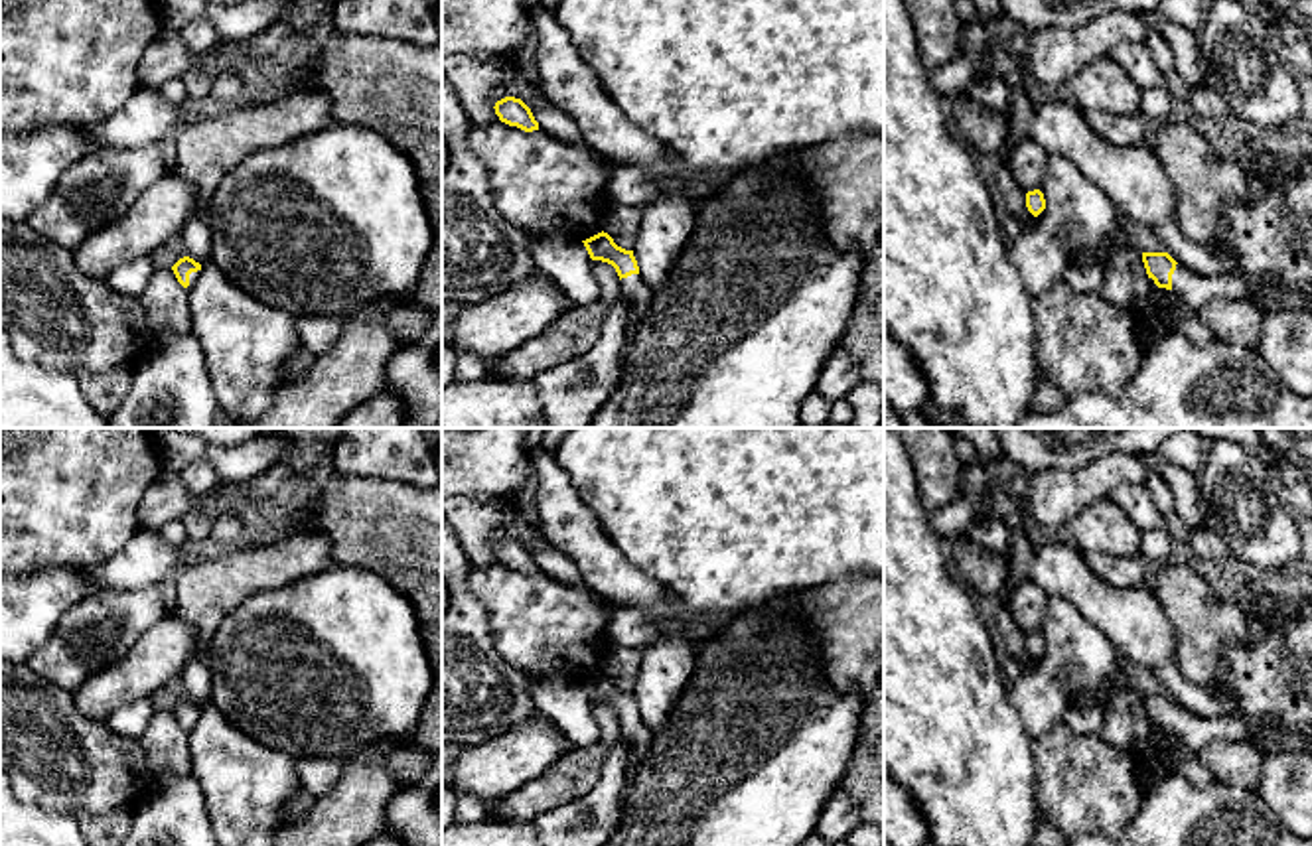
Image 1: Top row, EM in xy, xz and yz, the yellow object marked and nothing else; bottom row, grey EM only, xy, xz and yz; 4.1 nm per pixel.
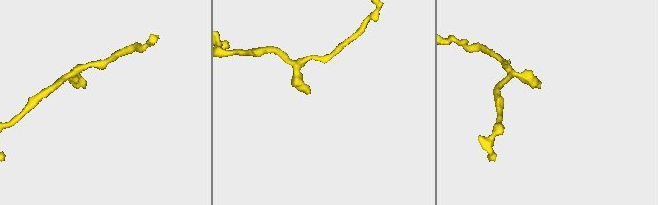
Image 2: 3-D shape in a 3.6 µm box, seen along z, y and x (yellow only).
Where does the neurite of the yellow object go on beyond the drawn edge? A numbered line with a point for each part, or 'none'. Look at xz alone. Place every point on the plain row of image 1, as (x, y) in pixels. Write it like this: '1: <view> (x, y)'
1: xz (634, 732)

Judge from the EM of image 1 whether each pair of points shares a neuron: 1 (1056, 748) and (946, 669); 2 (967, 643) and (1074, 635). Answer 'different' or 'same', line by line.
1: different
2: different

